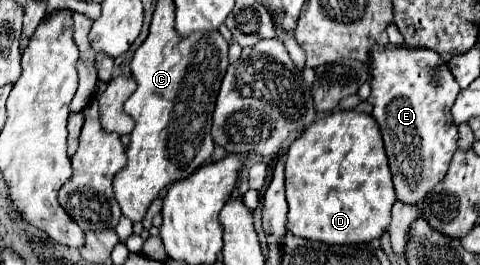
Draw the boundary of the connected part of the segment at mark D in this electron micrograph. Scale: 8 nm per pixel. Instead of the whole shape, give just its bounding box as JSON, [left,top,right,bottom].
[286,111,396,245]

